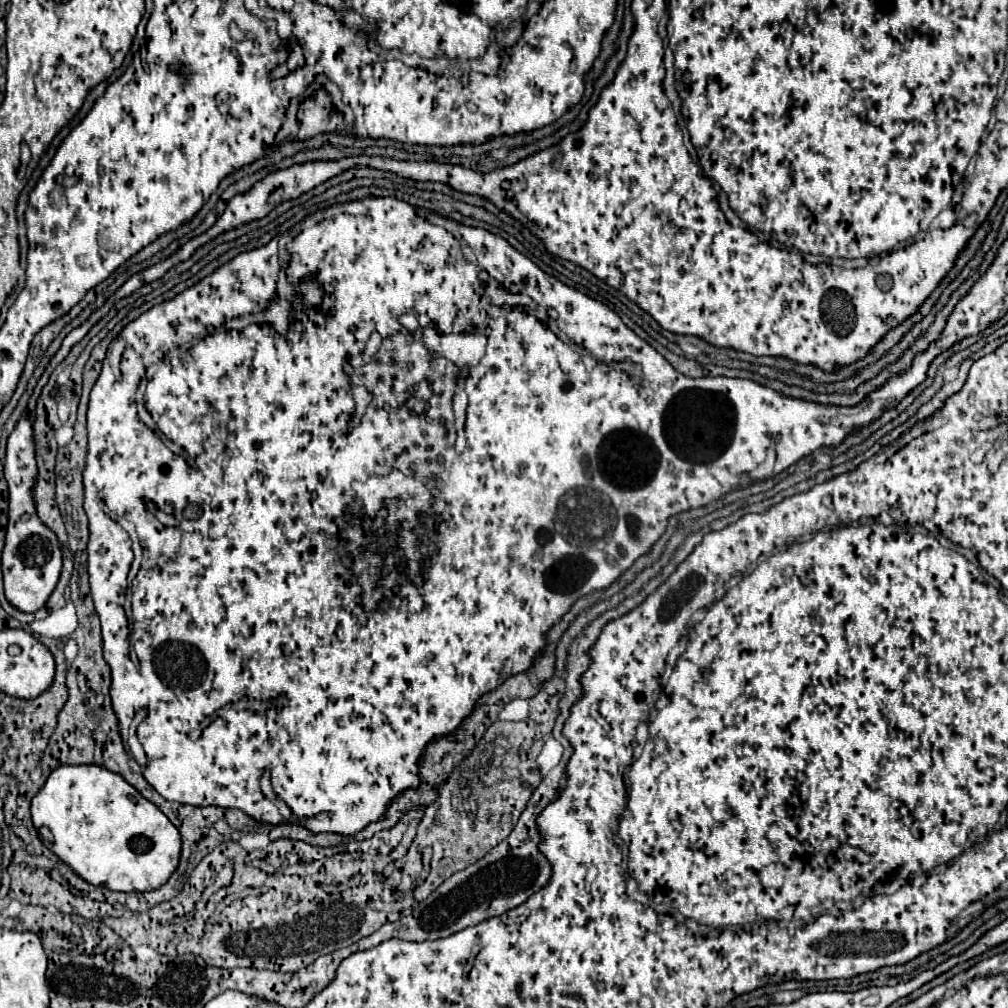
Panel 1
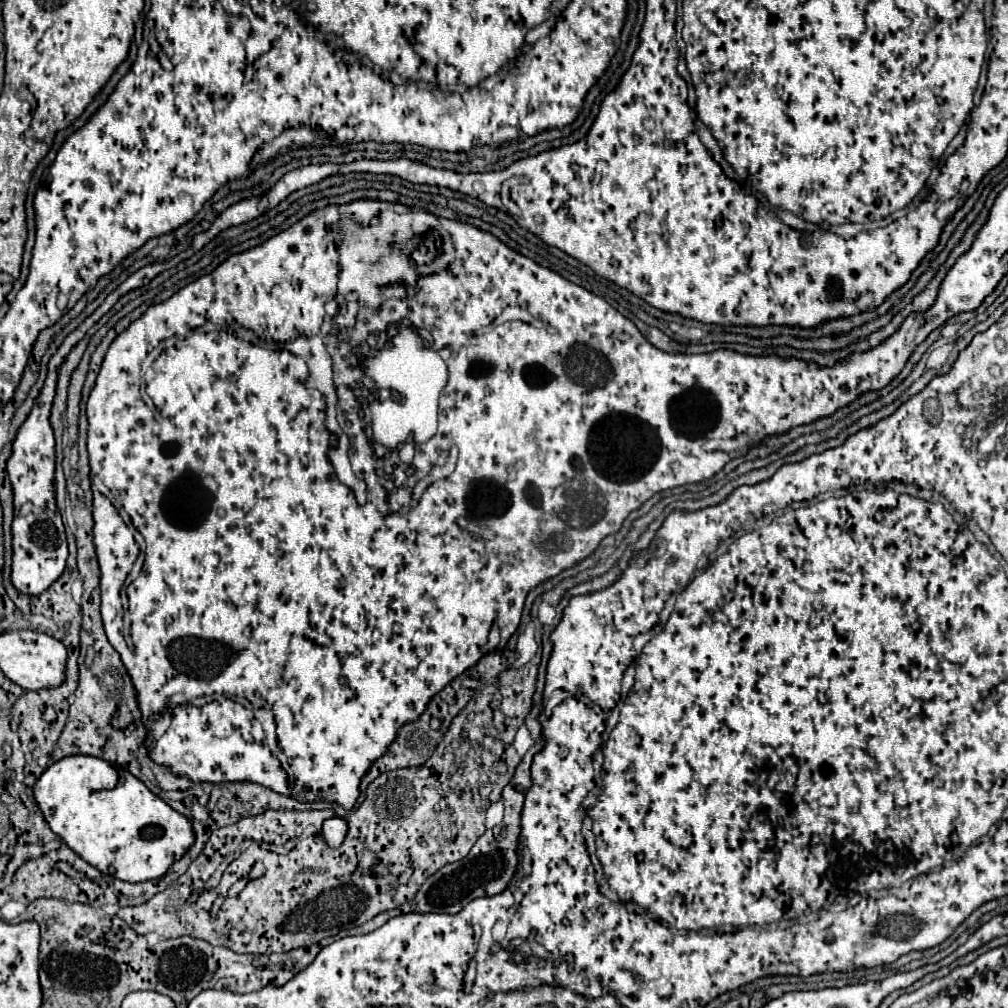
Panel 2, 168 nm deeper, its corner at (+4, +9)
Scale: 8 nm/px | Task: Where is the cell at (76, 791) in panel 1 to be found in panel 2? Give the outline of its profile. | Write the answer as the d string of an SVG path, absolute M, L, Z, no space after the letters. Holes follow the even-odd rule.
M67 756L51 764L33 788L49 828L103 874L125 882L163 876L193 844L191 822L153 794L139 778L95 756Z

